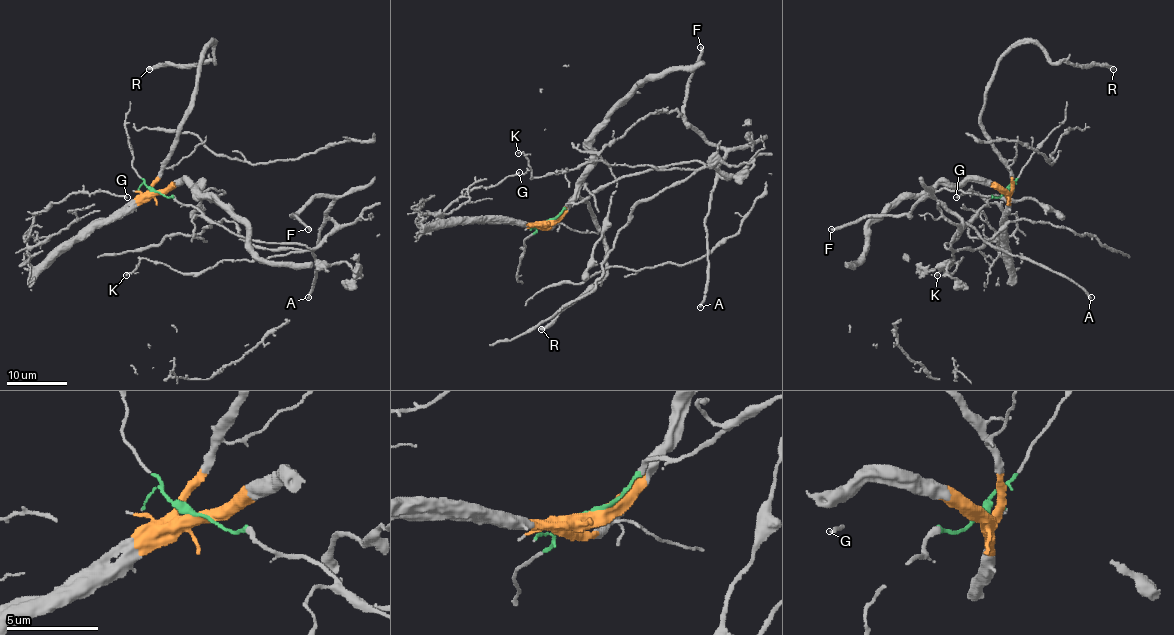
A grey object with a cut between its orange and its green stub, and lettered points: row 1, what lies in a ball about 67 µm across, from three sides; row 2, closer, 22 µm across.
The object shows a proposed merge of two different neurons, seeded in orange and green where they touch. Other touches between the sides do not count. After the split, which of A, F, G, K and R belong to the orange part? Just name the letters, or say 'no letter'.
G, R

